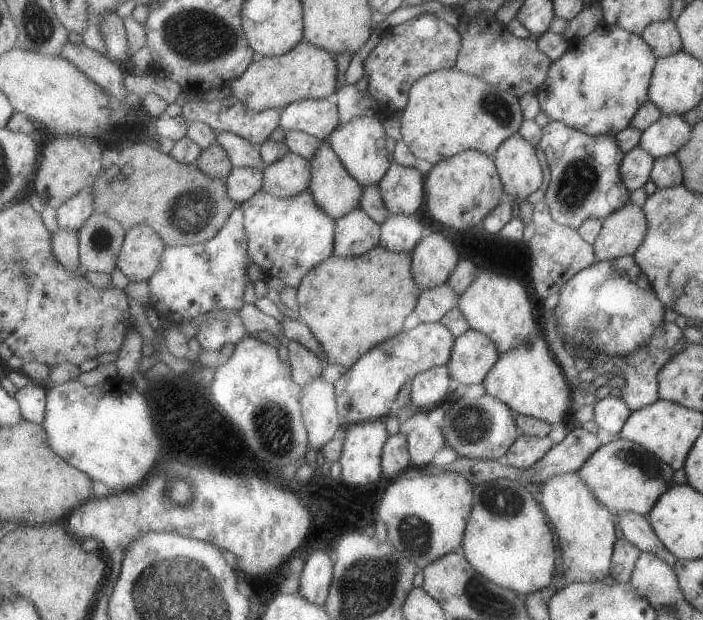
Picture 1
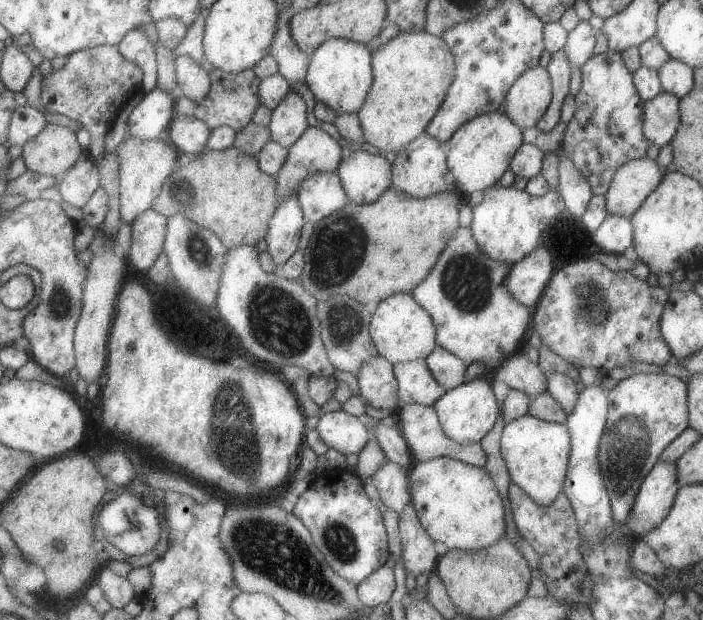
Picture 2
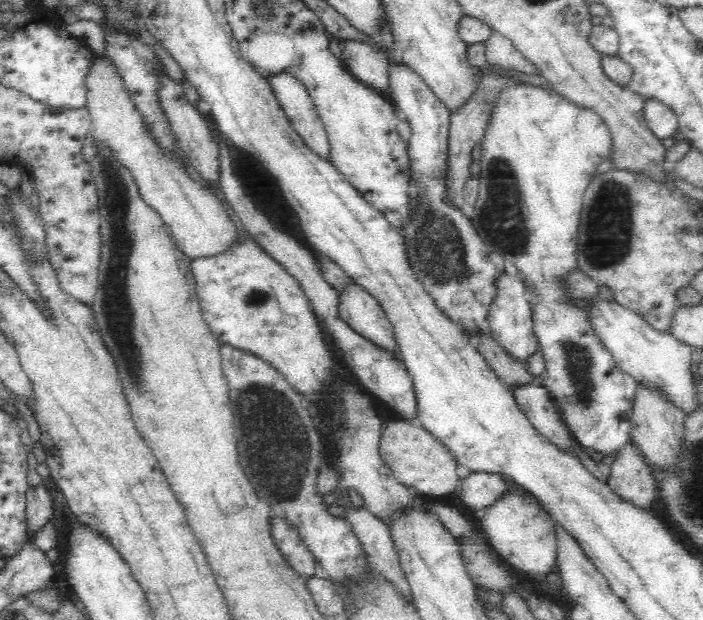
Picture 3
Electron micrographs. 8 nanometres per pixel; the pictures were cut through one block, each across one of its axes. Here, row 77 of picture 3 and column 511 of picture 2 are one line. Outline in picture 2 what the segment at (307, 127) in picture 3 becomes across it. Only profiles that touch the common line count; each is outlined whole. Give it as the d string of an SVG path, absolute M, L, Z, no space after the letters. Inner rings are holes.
M545 246L537 247L537 250L533 250L510 267L509 294L512 294L517 302L531 309L543 296L545 284L548 284L553 274L551 251Z

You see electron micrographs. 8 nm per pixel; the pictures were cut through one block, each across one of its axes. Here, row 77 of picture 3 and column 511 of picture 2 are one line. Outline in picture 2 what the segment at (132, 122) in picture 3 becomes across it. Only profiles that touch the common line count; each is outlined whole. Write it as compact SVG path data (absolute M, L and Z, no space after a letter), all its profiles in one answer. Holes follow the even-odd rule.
M540 65L525 70L509 89L505 112L521 130L535 127L551 102L551 75Z

